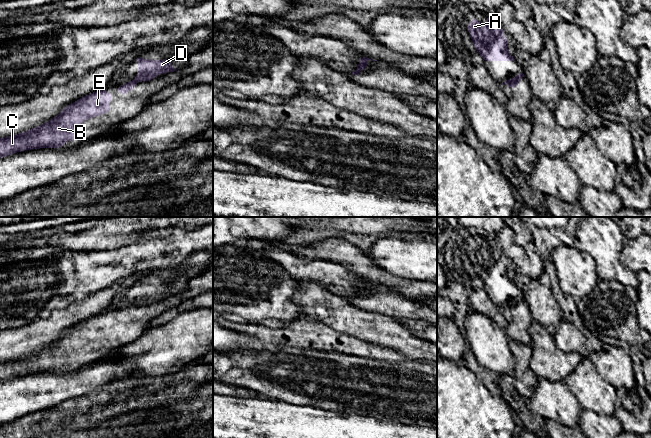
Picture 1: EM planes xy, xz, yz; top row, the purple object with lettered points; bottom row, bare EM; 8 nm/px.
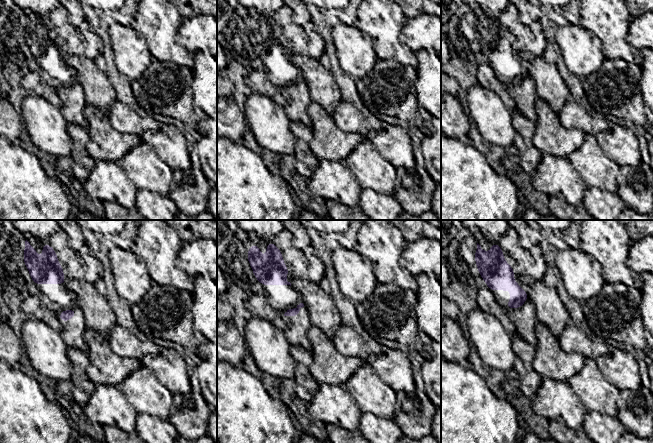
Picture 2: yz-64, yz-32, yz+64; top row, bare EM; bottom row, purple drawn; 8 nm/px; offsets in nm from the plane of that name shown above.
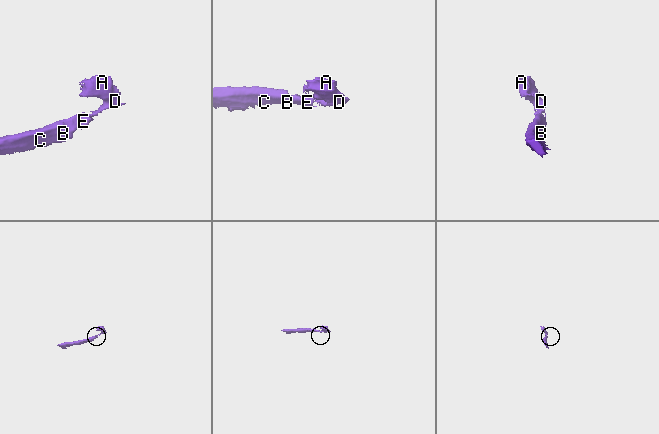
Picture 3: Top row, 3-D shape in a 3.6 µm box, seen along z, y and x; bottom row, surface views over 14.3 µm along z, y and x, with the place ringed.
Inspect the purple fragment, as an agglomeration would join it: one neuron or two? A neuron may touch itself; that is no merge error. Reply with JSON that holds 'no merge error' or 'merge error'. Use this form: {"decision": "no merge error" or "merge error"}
{"decision": "merge error"}

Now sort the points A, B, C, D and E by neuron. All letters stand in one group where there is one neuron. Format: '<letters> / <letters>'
A D / B C E

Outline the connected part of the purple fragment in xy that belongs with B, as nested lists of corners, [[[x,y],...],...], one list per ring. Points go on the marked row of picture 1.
[[[96,91],[65,107],[57,117],[47,123],[24,133],[0,139],[0,157],[28,149],[59,148],[64,146],[66,140],[76,140],[78,138],[78,124],[80,122],[87,121],[92,116],[96,117],[110,111],[111,94],[112,91]]]

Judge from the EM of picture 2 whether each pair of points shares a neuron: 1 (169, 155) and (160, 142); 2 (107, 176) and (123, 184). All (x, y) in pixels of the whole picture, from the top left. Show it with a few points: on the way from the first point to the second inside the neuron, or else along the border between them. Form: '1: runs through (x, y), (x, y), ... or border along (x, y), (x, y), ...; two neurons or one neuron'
1: runs through (169, 152), (163, 145); one neuron
2: runs through (111, 180), (115, 184), (119, 184); one neuron

